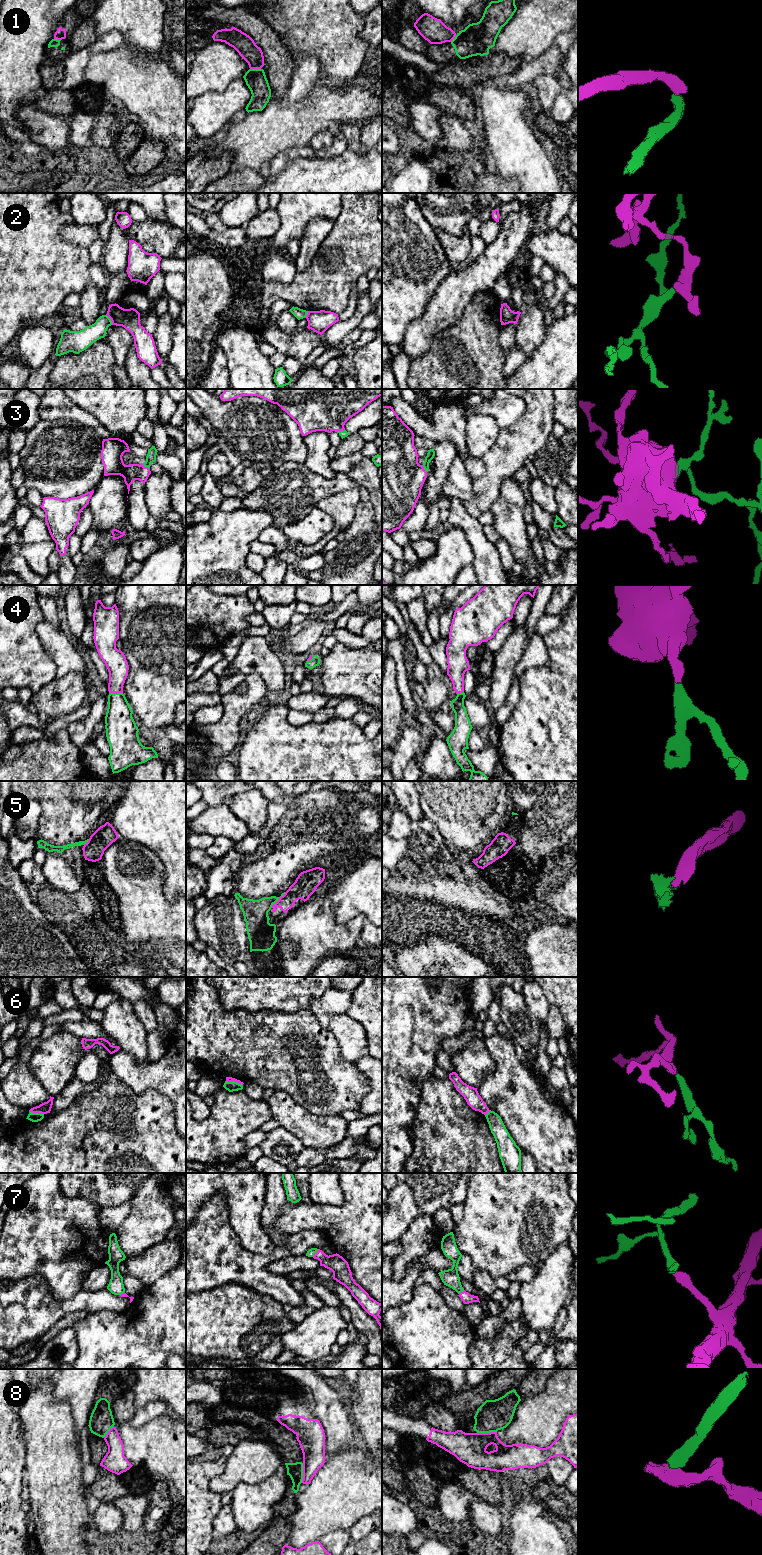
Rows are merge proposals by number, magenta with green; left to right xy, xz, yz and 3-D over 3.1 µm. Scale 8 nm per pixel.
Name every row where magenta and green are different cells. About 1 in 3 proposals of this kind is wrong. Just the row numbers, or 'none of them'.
1, 2, 5, 8

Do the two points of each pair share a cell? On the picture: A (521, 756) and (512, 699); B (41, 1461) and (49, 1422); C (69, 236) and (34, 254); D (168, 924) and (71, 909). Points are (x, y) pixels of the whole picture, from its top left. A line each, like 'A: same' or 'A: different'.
A: different
B: same
C: different
D: different

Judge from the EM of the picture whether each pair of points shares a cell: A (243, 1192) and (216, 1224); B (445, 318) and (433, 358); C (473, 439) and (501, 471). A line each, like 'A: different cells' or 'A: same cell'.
A: different cells
B: different cells
C: different cells

